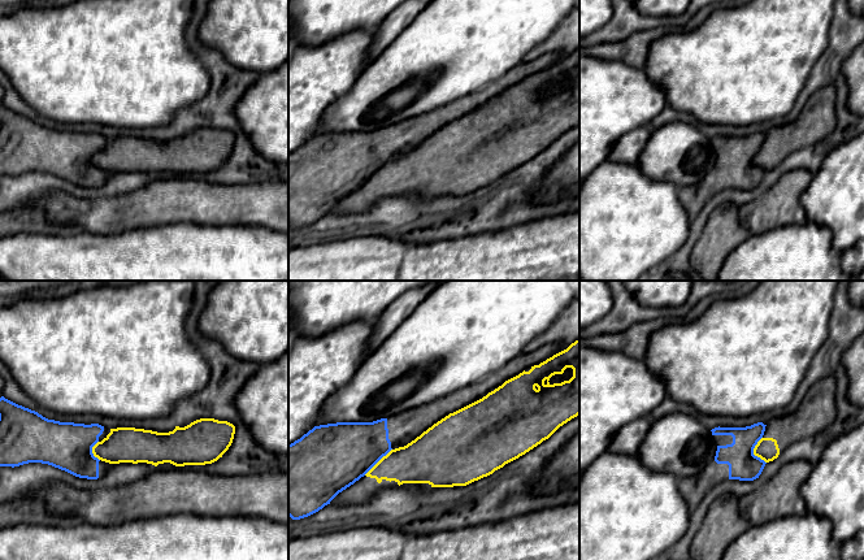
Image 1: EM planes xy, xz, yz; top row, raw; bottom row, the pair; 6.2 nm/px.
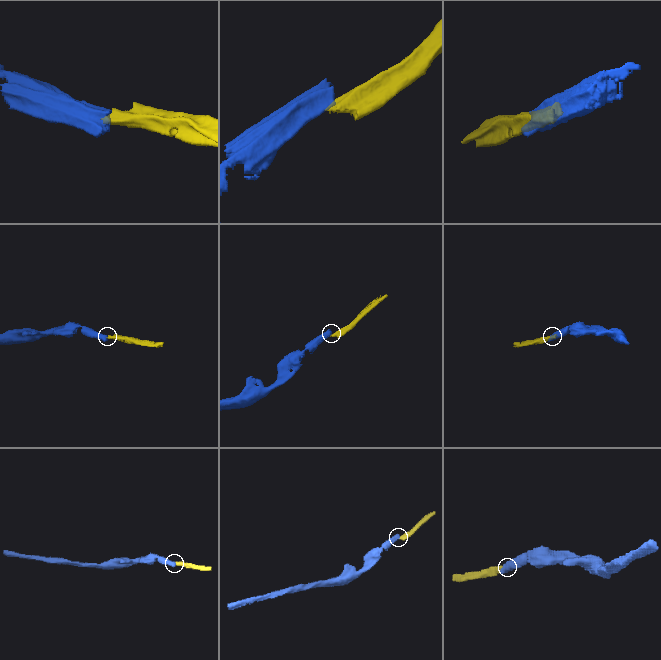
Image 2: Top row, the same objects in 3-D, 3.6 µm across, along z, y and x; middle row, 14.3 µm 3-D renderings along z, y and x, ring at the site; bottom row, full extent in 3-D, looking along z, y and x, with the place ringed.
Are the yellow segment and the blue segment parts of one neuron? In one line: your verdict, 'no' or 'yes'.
no

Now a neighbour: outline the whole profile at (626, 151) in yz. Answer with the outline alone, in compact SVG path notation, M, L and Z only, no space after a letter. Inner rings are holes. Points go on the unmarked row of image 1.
M647 126L637 127L625 134L613 147L607 161L617 164L635 164L647 140L652 135L652 129Z

